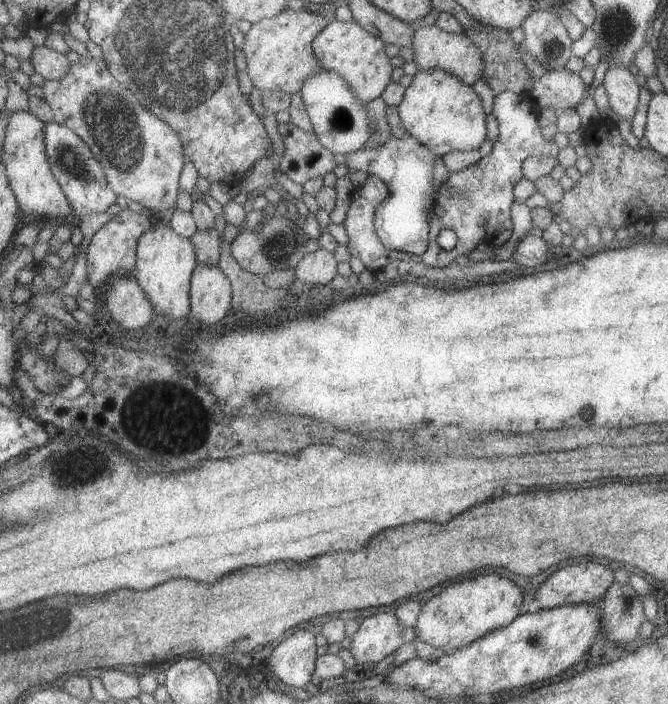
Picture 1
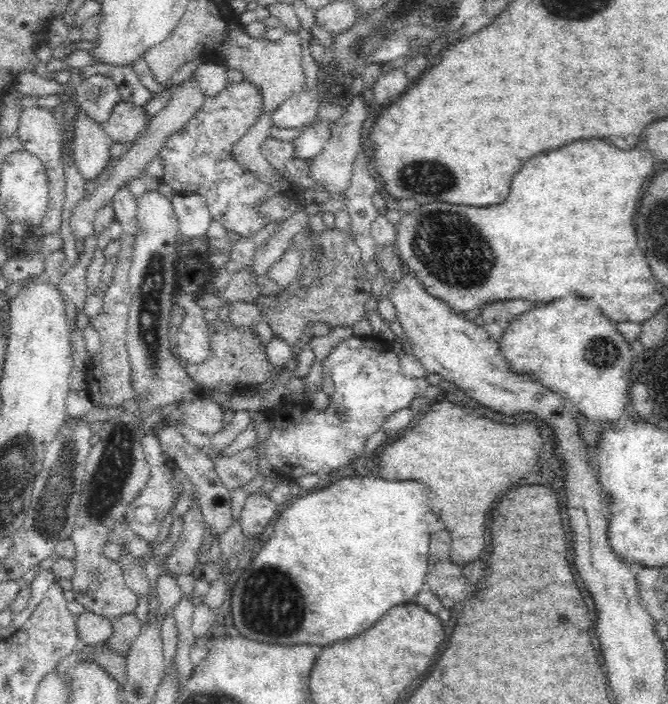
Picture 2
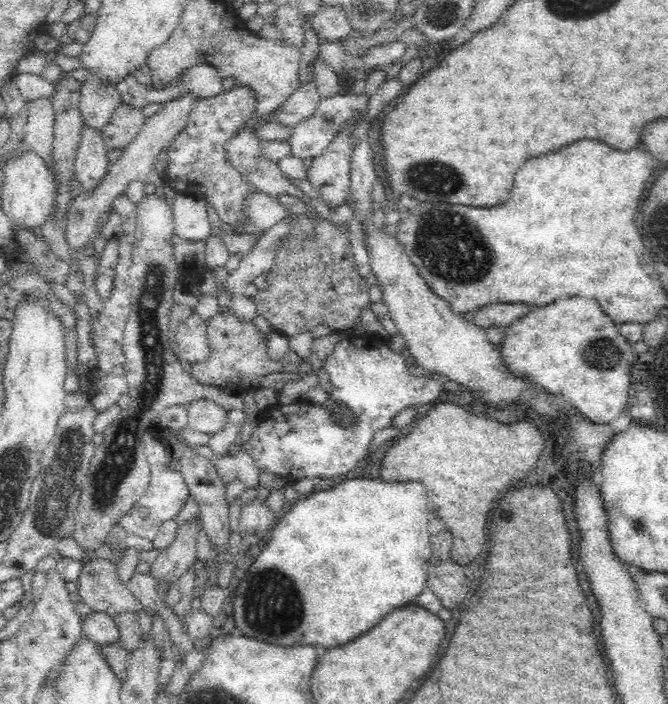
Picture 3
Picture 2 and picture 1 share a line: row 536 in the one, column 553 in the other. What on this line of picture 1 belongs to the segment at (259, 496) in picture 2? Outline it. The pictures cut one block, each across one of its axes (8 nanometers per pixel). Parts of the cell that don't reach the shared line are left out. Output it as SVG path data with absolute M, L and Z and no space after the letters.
M527 234L517 241L510 258L519 266L535 268L552 258L555 250L560 252L558 247L543 241L541 237Z

